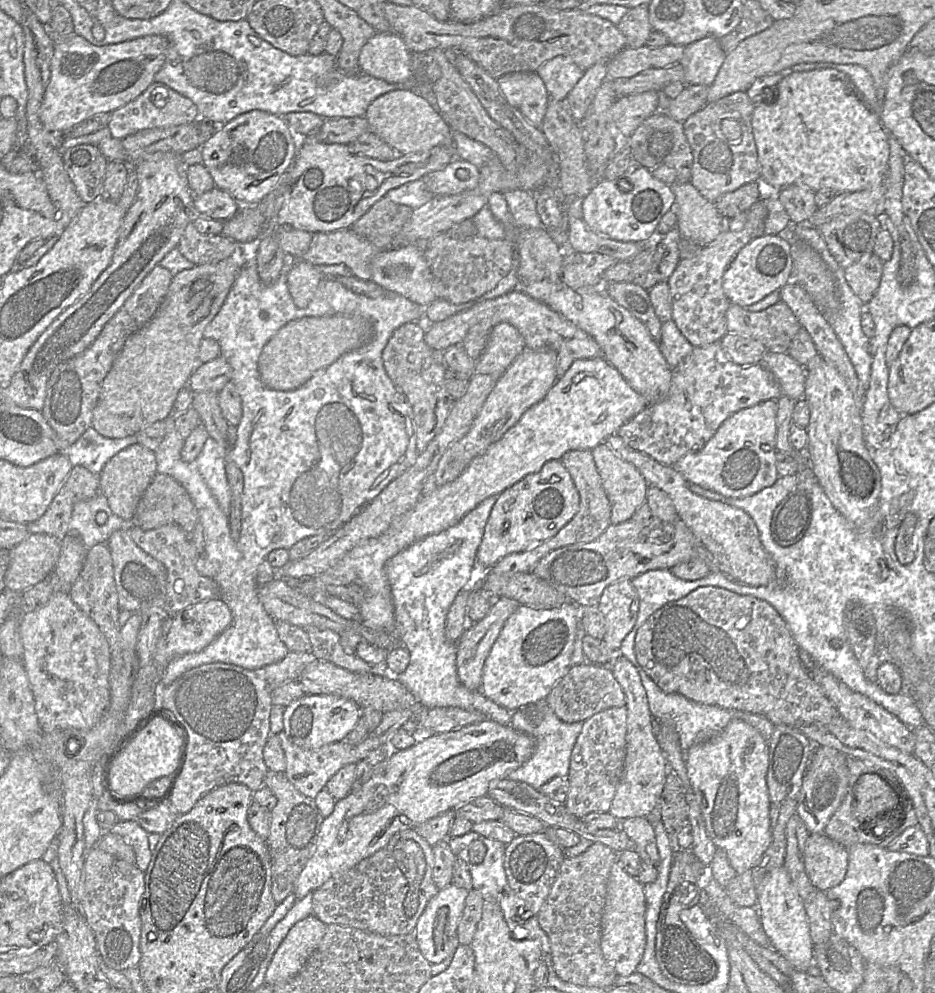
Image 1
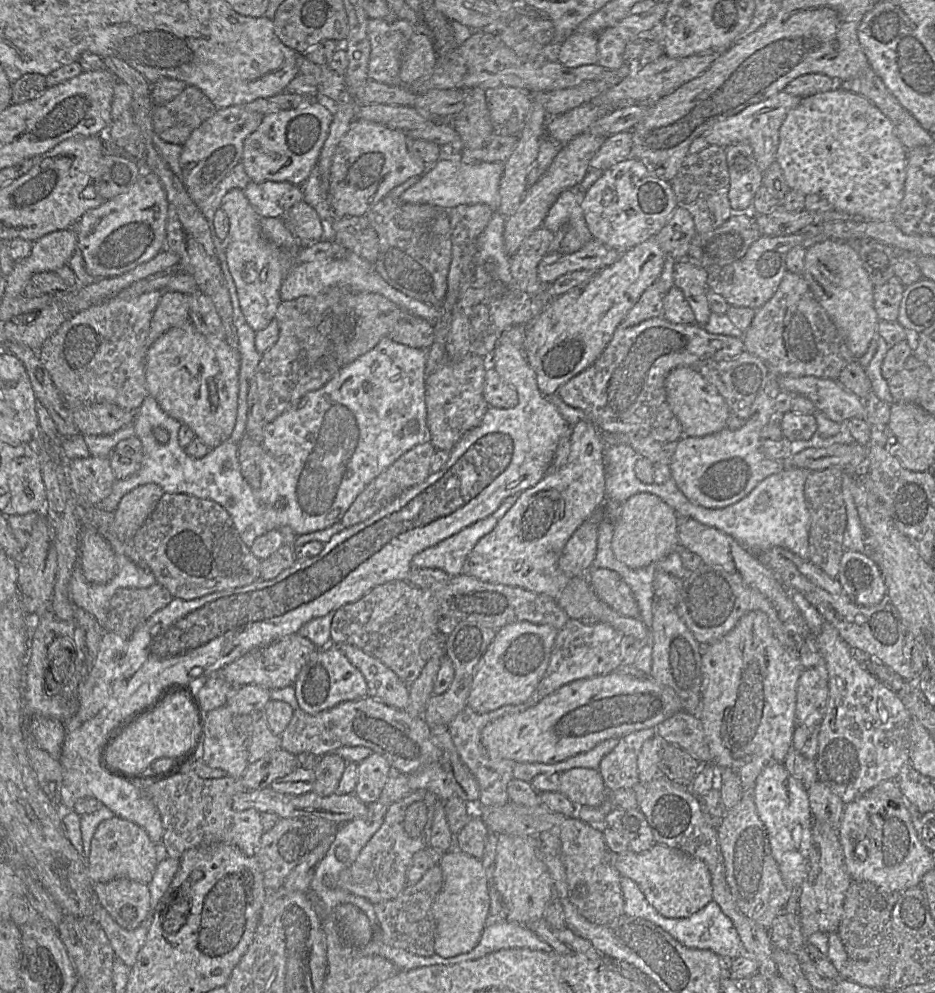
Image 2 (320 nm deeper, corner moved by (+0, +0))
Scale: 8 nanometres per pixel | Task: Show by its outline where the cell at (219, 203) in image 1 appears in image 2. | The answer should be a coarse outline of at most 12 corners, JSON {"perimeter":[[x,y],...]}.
{"perimeter":[[250,181],[243,192],[261,218],[303,200],[301,186]]}

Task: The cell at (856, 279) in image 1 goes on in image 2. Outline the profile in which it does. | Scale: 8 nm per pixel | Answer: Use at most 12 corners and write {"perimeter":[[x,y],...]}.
{"perimeter":[[896,275],[874,287],[880,320],[897,321],[905,288]]}

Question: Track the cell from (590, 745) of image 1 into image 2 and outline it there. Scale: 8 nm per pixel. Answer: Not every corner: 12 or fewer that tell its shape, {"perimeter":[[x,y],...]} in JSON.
{"perimeter":[[653,727],[621,737],[598,771],[608,791],[639,782],[638,755]]}

